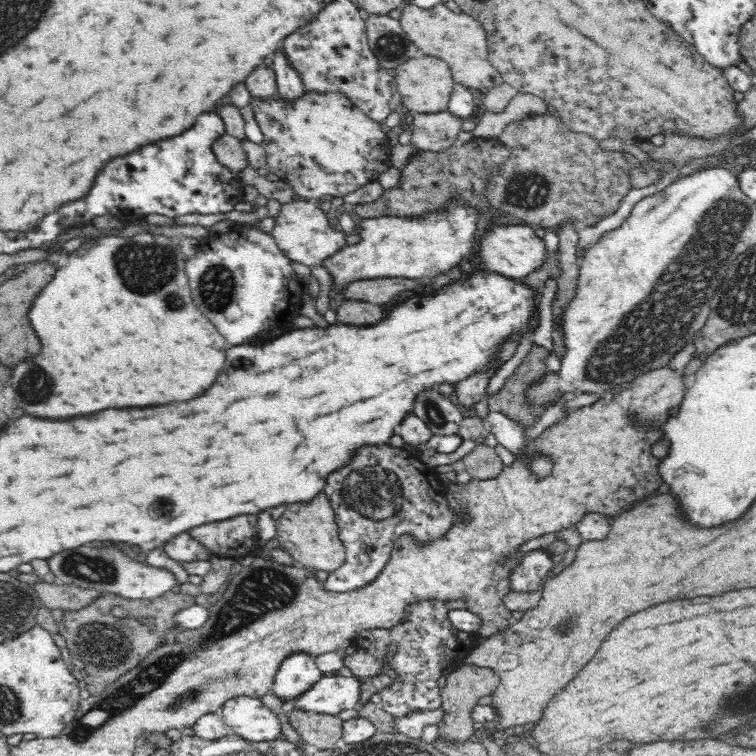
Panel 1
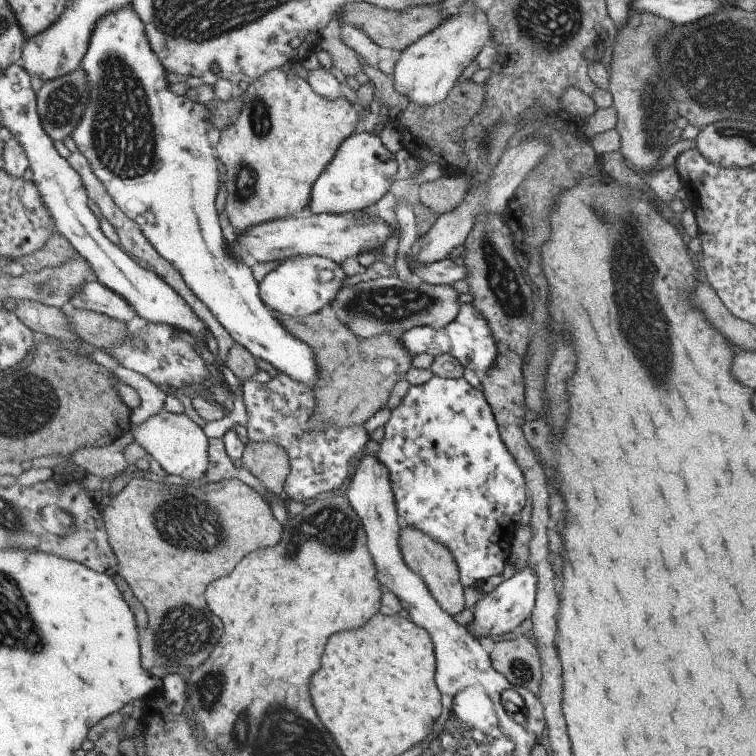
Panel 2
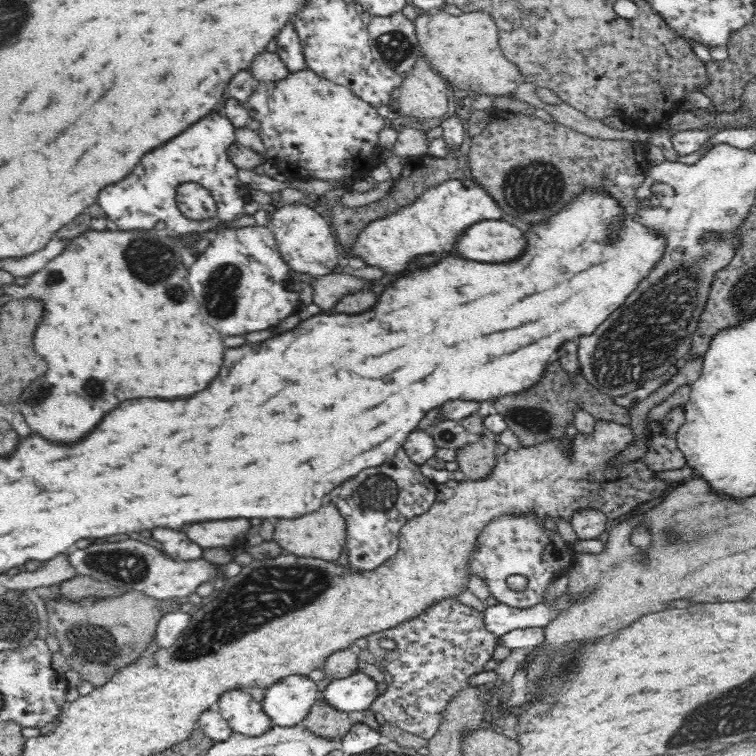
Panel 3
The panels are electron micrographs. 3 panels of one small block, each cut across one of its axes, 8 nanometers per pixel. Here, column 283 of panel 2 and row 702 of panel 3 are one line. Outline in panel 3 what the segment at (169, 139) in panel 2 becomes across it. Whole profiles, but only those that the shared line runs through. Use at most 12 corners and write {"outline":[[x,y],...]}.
{"outline":[[362,672],[332,679],[321,692],[329,708],[363,712],[379,684]]}

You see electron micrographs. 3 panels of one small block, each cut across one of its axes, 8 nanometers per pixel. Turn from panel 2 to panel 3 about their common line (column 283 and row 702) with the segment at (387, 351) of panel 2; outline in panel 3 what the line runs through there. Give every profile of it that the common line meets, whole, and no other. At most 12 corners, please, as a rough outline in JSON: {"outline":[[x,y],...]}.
{"outline":[[321,698],[300,724],[317,737],[339,741],[353,722]]}

